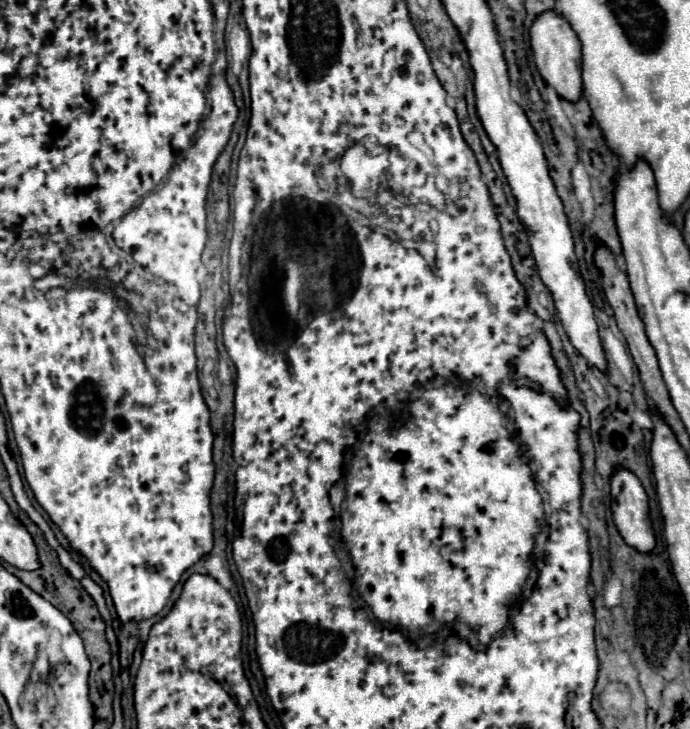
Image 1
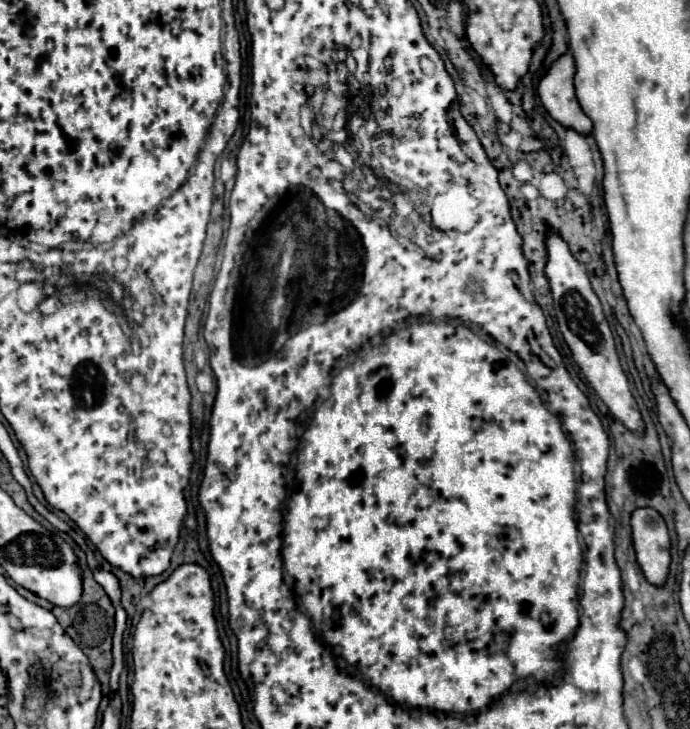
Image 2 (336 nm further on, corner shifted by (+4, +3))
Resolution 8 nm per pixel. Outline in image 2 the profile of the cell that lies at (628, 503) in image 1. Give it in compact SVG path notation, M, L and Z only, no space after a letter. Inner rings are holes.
M652 507L632 513L632 545L644 577L652 585L664 585L670 565L670 537L664 519Z

